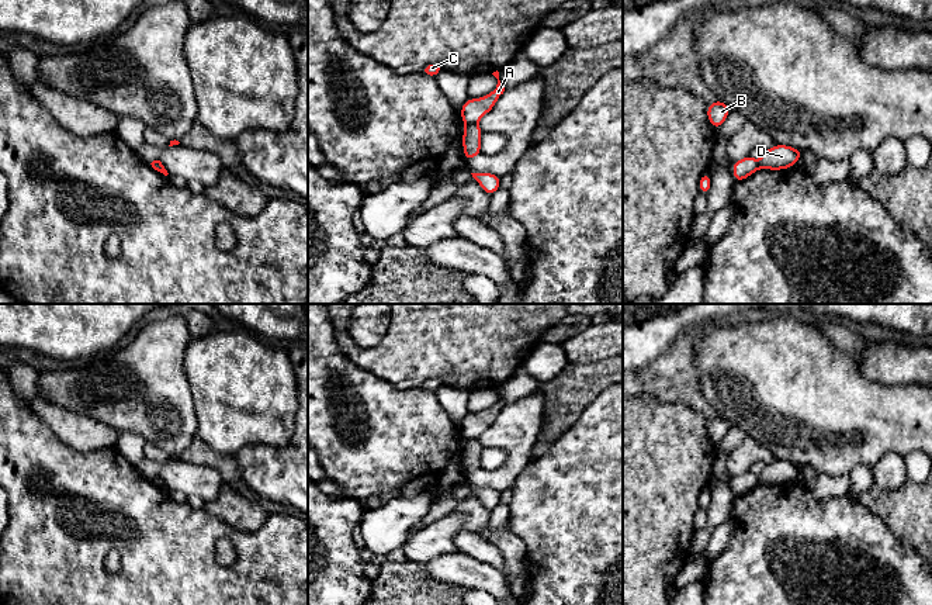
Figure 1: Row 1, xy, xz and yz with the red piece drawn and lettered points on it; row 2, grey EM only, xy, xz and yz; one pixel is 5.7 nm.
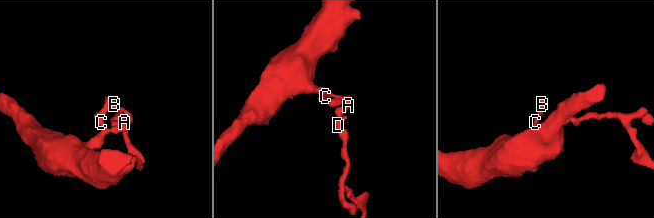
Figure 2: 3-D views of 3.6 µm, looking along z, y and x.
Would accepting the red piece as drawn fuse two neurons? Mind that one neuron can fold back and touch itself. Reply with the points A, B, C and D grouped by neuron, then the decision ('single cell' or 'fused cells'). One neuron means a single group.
A B C / D | fused cells

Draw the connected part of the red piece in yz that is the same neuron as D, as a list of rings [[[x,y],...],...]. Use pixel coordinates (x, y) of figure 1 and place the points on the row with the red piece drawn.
[[[777,144],[763,151],[758,169],[783,170],[793,167],[801,158],[801,149]]]

